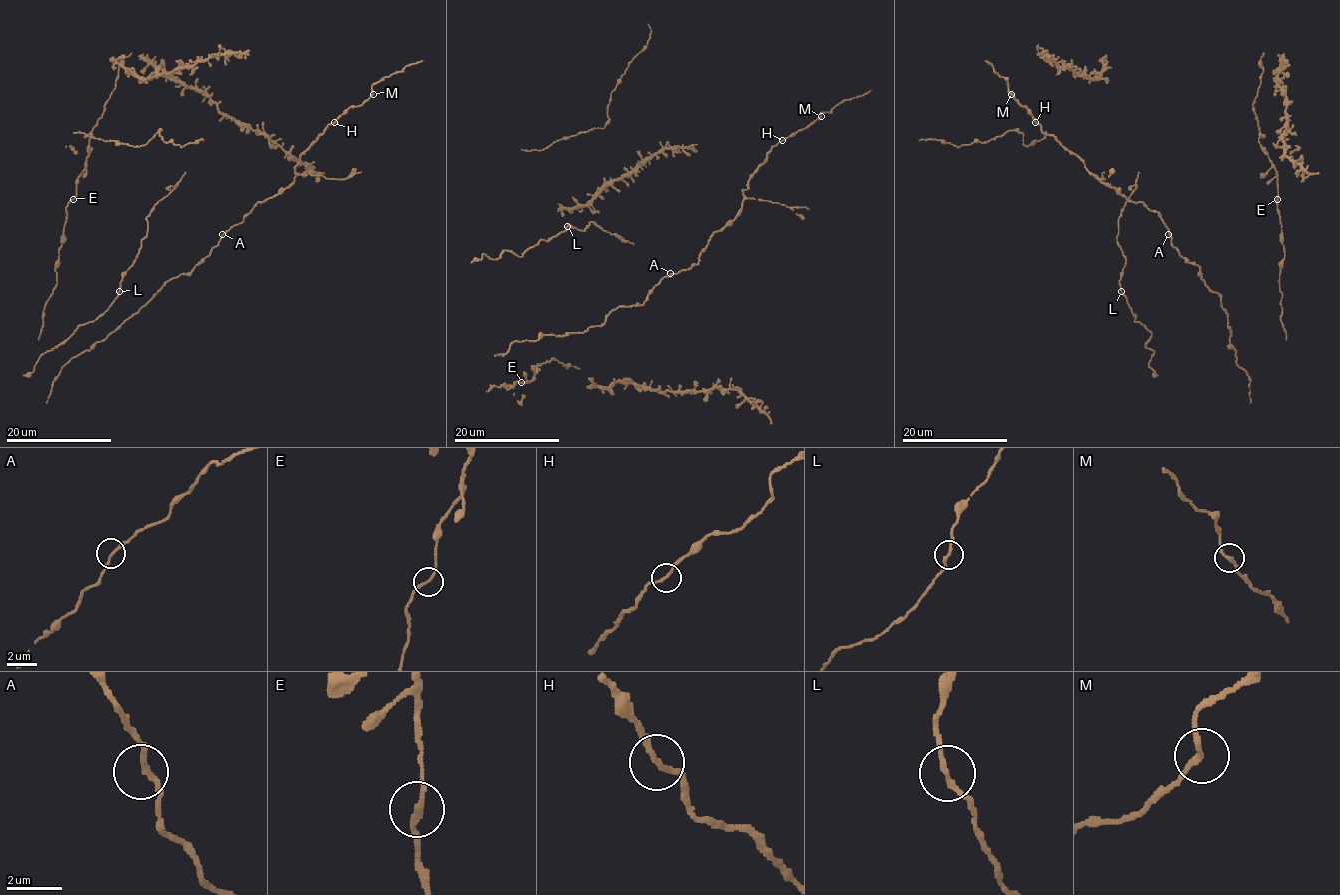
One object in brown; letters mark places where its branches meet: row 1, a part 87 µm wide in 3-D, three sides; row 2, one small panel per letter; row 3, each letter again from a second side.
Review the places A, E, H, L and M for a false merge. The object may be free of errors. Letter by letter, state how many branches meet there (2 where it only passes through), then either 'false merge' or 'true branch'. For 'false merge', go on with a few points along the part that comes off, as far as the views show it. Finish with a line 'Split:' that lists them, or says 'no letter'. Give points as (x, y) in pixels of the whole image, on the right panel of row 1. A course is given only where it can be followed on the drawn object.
A: 2 branches meet; true branch
E: 2 branches meet; true branch
H: 2 branches meet; true branch
L: 2 branches meet; true branch
M: 2 branches meet; true branch
Split: no letter

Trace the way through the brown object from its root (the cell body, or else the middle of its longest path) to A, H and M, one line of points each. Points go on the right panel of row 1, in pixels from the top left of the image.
A: (1230, 326), (1220, 296), (1202, 279), (1199, 267), (1189, 263), (1178, 253), (1168, 234)
H: (1230, 326), (1220, 296), (1202, 279), (1199, 267), (1172, 245), (1161, 216), (1099, 182), (1035, 123)
M: (1230, 326), (1220, 296), (1172, 245), (1161, 216), (1099, 182), (1011, 94)

